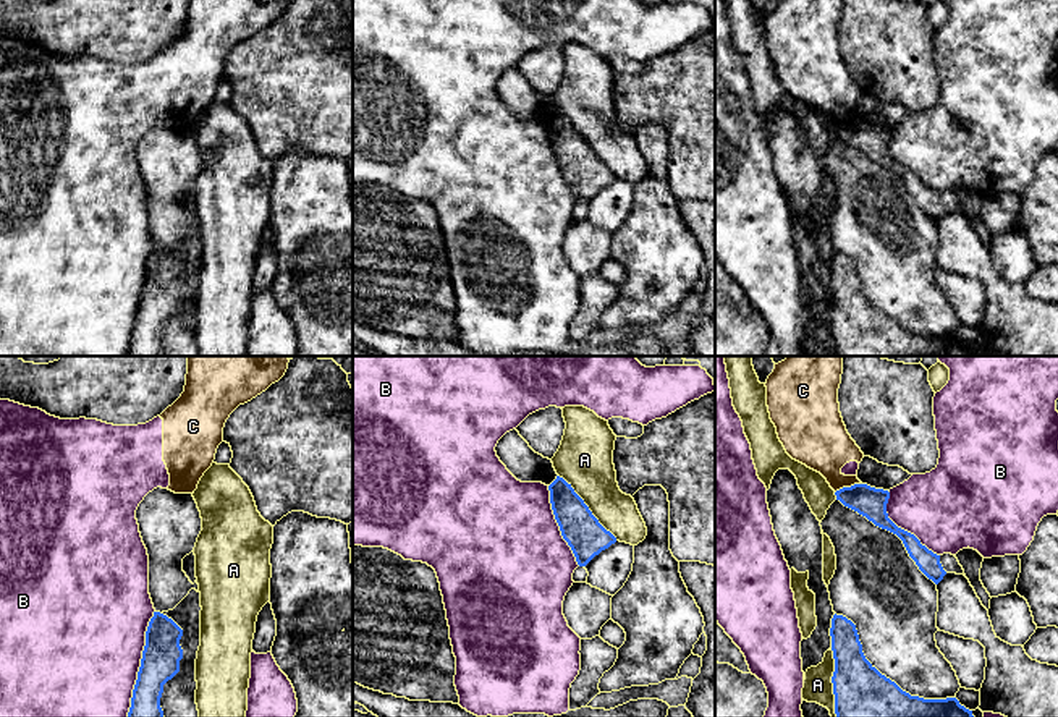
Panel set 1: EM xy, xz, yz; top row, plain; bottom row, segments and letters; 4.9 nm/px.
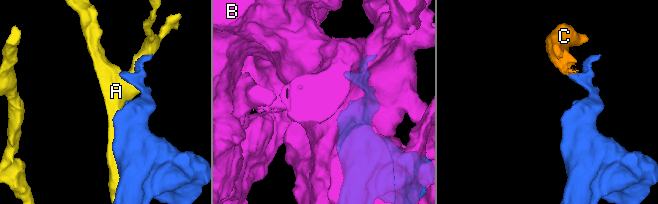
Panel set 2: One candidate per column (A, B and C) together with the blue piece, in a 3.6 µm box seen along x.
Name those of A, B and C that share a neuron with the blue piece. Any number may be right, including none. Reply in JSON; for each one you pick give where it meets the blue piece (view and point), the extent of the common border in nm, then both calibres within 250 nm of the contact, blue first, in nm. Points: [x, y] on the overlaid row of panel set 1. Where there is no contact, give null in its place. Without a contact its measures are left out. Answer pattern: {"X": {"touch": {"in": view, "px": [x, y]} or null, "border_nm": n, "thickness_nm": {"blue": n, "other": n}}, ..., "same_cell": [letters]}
{"same_cell": []}

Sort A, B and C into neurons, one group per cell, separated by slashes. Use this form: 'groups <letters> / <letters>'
groups A / B C

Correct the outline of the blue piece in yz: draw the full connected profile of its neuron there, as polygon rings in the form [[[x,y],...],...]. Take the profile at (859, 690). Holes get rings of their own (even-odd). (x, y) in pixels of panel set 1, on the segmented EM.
[[[843,615],[832,618],[832,651],[835,672],[832,677],[836,717],[974,717],[972,711],[956,698],[924,699],[903,691],[882,675],[864,655],[856,625]]]

